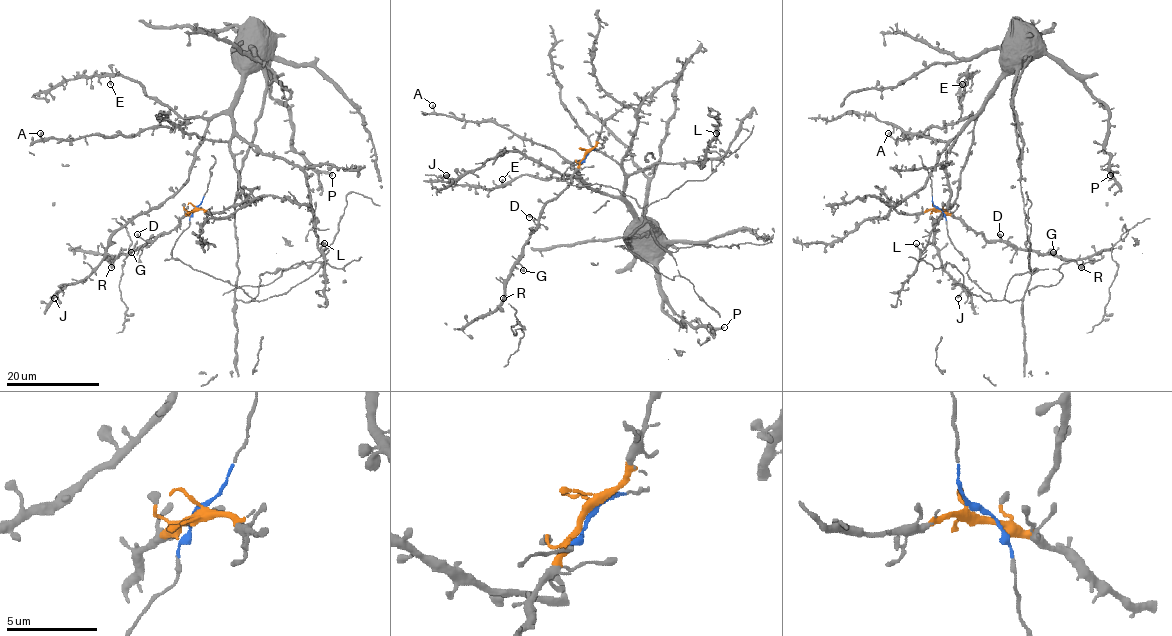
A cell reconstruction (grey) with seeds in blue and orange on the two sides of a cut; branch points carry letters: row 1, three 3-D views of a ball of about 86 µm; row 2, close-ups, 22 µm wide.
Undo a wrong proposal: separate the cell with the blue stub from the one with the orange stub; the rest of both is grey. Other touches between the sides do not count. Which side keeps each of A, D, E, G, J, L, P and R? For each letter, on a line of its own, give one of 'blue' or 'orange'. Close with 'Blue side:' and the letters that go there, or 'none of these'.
A: blue
D: orange
E: blue
G: orange
J: blue
L: blue
P: blue
R: orange
Blue side: A, E, J, L, P

